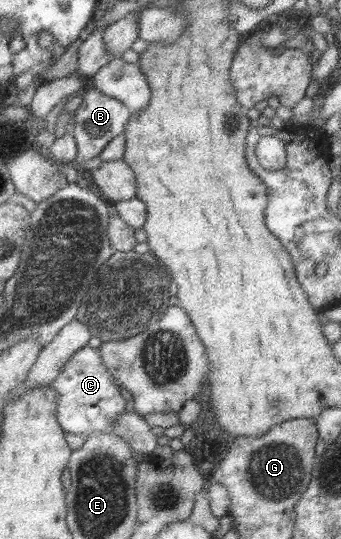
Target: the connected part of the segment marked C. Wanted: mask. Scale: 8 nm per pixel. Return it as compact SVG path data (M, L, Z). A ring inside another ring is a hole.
M83 347L71 357L65 370L50 386L59 403L58 417L63 429L75 435L93 435L93 433L113 433L115 417L127 409L127 399L121 395L109 368L105 366L99 350Z

